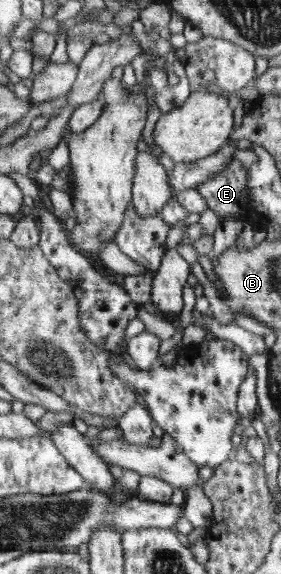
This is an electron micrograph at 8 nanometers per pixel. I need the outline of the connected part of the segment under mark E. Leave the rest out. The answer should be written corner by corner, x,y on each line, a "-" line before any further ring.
230,158
224,170
218,170
196,189
206,209
216,214
220,222
236,219
244,228
246,223
256,224
261,219
256,216
251,190
247,187
247,169
236,159

